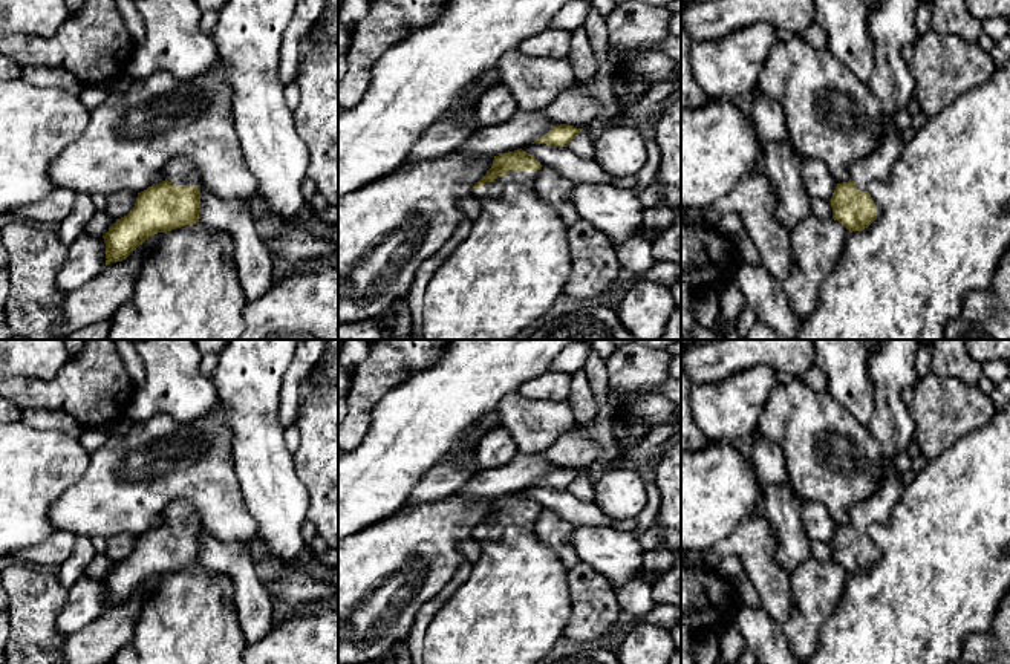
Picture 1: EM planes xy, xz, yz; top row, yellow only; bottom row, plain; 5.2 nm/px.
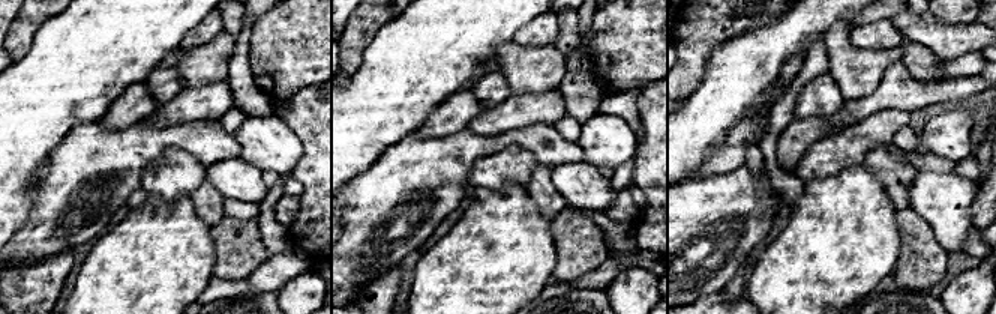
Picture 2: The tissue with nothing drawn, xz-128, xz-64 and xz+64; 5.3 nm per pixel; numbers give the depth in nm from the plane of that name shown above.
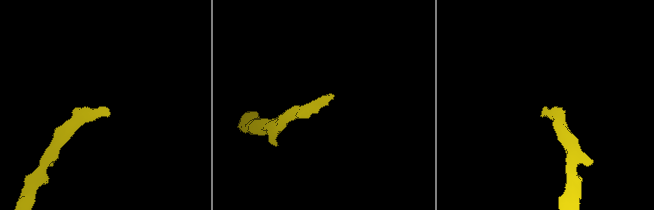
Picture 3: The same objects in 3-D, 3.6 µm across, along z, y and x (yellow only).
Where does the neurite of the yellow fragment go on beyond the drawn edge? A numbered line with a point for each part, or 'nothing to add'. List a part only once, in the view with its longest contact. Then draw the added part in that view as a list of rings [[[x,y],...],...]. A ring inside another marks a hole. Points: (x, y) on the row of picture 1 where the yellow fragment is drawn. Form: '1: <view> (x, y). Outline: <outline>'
1: xz (495, 188). Outline: [[[510,170],[507,176],[497,176],[493,182],[485,182],[482,188],[471,188],[471,194],[479,199],[493,199],[502,196],[510,184],[534,185],[537,171]]]

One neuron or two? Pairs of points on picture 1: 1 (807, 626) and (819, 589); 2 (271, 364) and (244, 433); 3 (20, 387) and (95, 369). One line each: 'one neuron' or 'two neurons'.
1: one neuron
2: one neuron
3: one neuron

